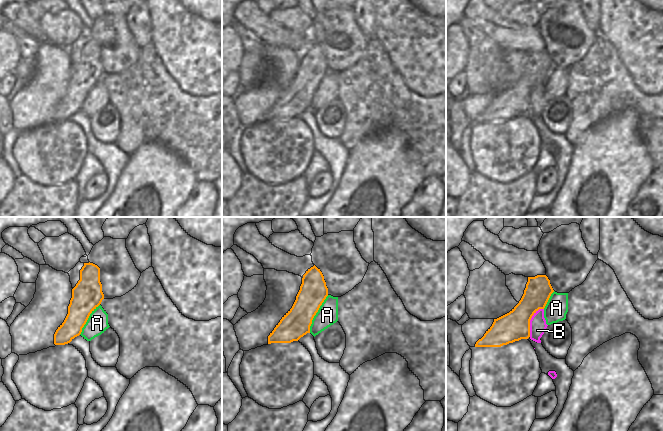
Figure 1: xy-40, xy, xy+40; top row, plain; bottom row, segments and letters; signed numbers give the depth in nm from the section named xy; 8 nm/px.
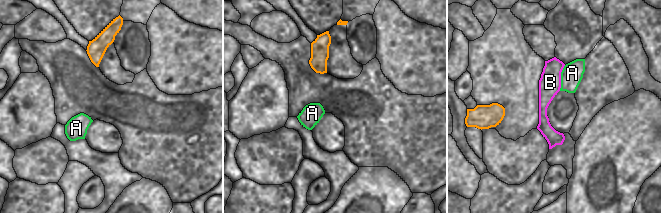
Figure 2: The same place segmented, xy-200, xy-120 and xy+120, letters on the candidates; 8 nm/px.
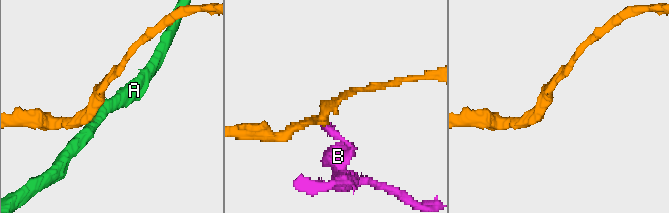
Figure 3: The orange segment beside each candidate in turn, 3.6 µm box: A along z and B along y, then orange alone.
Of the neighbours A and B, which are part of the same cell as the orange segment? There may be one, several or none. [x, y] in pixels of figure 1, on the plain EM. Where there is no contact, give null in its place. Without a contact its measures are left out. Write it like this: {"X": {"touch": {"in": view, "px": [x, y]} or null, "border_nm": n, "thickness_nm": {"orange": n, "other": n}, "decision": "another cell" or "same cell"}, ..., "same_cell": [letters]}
{"A": {"touch": {"in": "xy", "px": [315, 90]}, "border_nm": 340, "thickness_nm": {"orange": 220, "other": 170}, "decision": "another cell"}, "B": {"touch": {"in": "xy+40", "px": [529, 97]}, "border_nm": 260, "thickness_nm": {"orange": 240, "other": 130}, "decision": "another cell"}, "same_cell": []}

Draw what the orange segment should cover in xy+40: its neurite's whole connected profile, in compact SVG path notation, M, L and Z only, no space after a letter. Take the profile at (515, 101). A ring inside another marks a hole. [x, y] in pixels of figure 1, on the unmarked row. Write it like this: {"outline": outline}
{"outline": "M546 51L528 53L524 70L519 79L509 89L494 95L492 102L476 118L475 123L501 123L521 115L528 115L530 113L530 96L532 92L539 85L545 84L553 68L554 66L550 60L550 56Z"}

